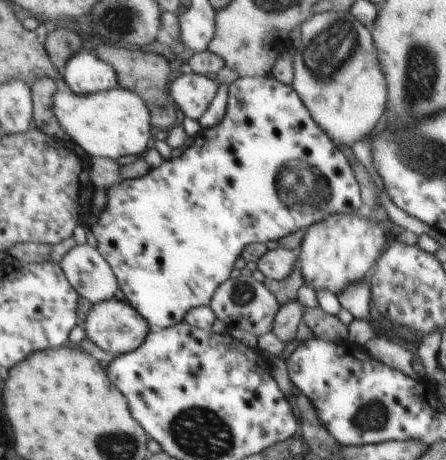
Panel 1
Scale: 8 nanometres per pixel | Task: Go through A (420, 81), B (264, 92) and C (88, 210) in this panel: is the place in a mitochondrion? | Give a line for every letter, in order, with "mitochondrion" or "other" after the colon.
A: mitochondrion
B: other
C: other

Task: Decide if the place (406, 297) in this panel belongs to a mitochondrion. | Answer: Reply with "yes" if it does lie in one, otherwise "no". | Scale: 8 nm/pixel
yes

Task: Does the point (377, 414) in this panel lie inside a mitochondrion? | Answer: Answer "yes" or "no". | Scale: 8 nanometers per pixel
yes

